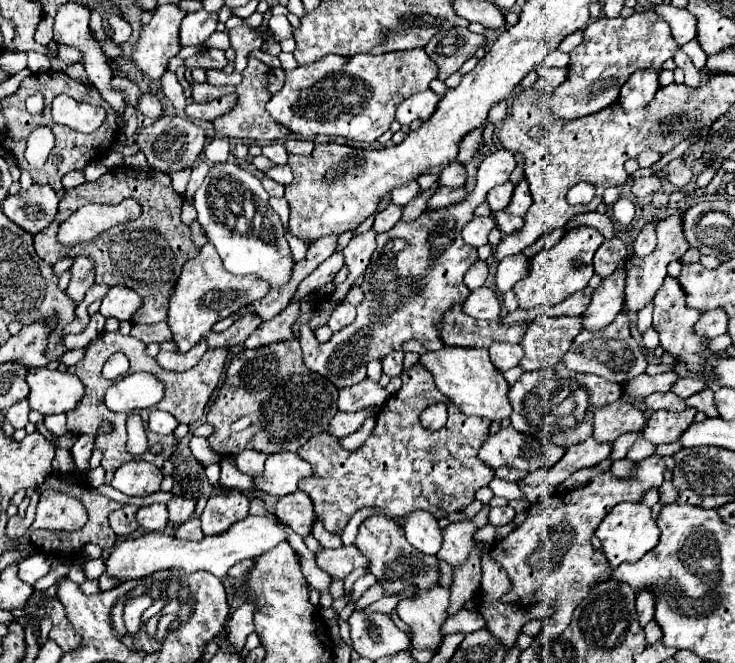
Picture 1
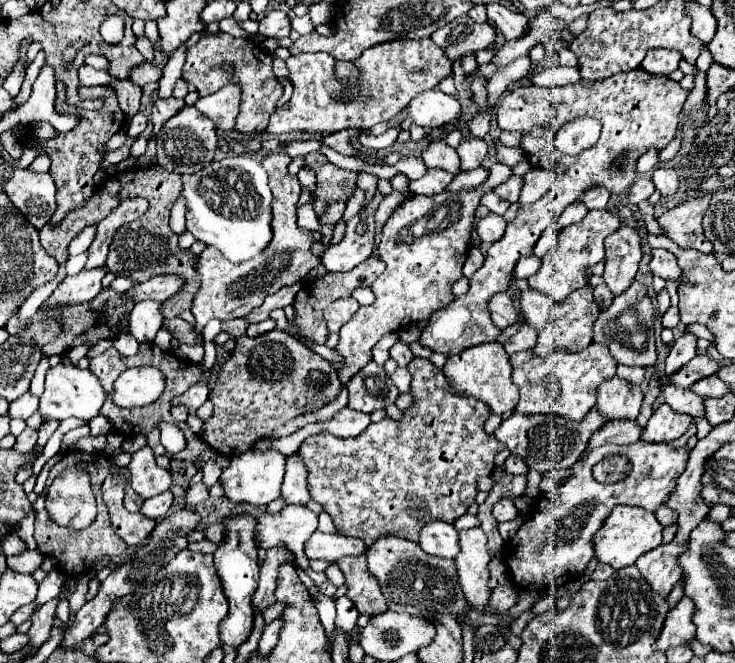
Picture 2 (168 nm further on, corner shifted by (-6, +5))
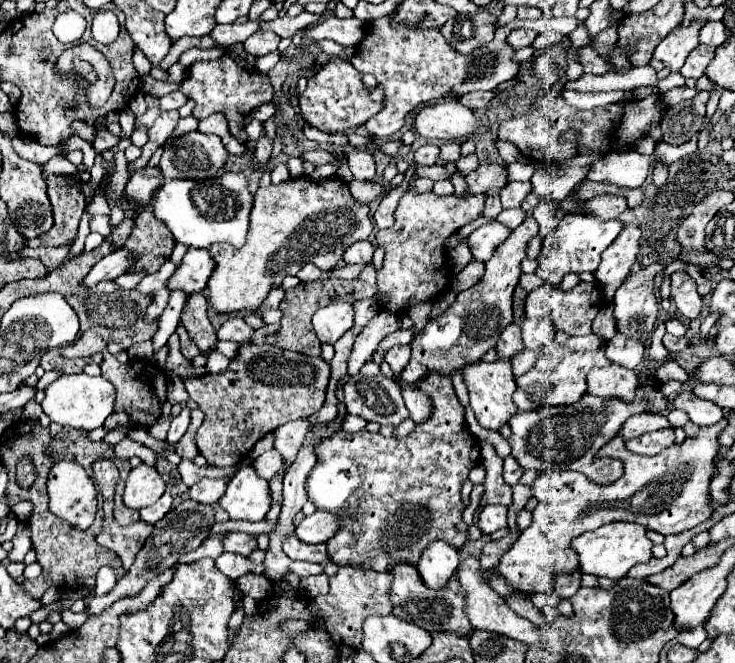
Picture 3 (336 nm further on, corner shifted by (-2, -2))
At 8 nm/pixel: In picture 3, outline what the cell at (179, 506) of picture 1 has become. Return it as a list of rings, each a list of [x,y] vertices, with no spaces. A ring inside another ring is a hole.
[[[202,479],[190,487],[190,497],[204,505],[216,503],[226,489],[226,481],[228,479]]]

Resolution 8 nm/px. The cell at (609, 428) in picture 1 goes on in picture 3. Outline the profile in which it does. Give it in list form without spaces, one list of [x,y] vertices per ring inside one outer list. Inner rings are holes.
[[[616,363],[602,369],[592,369],[588,375],[588,393],[600,399],[622,399],[626,403],[632,403],[636,397],[636,389],[636,373]]]

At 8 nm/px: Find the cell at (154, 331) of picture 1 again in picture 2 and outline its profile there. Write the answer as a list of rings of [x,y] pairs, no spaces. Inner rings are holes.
[[[172,318],[172,320],[164,320],[164,326],[172,332],[172,336],[180,342],[180,344],[200,344],[202,336],[198,332],[192,330],[192,324],[188,324],[182,318]]]

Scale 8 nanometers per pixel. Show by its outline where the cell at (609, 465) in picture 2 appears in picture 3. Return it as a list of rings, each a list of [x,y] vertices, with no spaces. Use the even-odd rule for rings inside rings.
[[[642,369],[640,375],[640,387],[636,391],[634,403],[624,403],[618,399],[598,399],[592,395],[584,395],[578,403],[570,407],[544,407],[540,411],[526,411],[516,413],[508,425],[512,429],[510,435],[510,447],[512,457],[524,467],[534,469],[538,473],[556,469],[556,471],[580,471],[584,465],[584,475],[596,483],[596,485],[610,485],[616,479],[622,477],[624,465],[620,459],[604,457],[594,461],[594,453],[606,445],[622,427],[622,423],[636,413],[650,411],[650,413],[662,413],[666,411],[666,399],[658,391],[658,381],[652,377],[652,369]]]

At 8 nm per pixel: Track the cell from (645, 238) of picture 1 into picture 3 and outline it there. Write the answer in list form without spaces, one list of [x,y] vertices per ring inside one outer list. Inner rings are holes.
[[[676,271],[670,275],[670,285],[672,285],[672,295],[670,299],[674,301],[676,309],[680,311],[680,315],[694,319],[698,317],[698,313],[702,311],[702,299],[696,291],[696,283],[694,279],[684,273],[684,271]]]

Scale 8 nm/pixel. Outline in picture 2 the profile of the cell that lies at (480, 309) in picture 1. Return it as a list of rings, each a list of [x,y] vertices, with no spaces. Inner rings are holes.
[[[500,292],[498,296],[492,296],[490,314],[492,314],[494,324],[500,330],[504,330],[504,328],[508,328],[508,326],[518,322],[518,312],[516,312],[516,308],[512,304],[512,298],[506,292]]]

